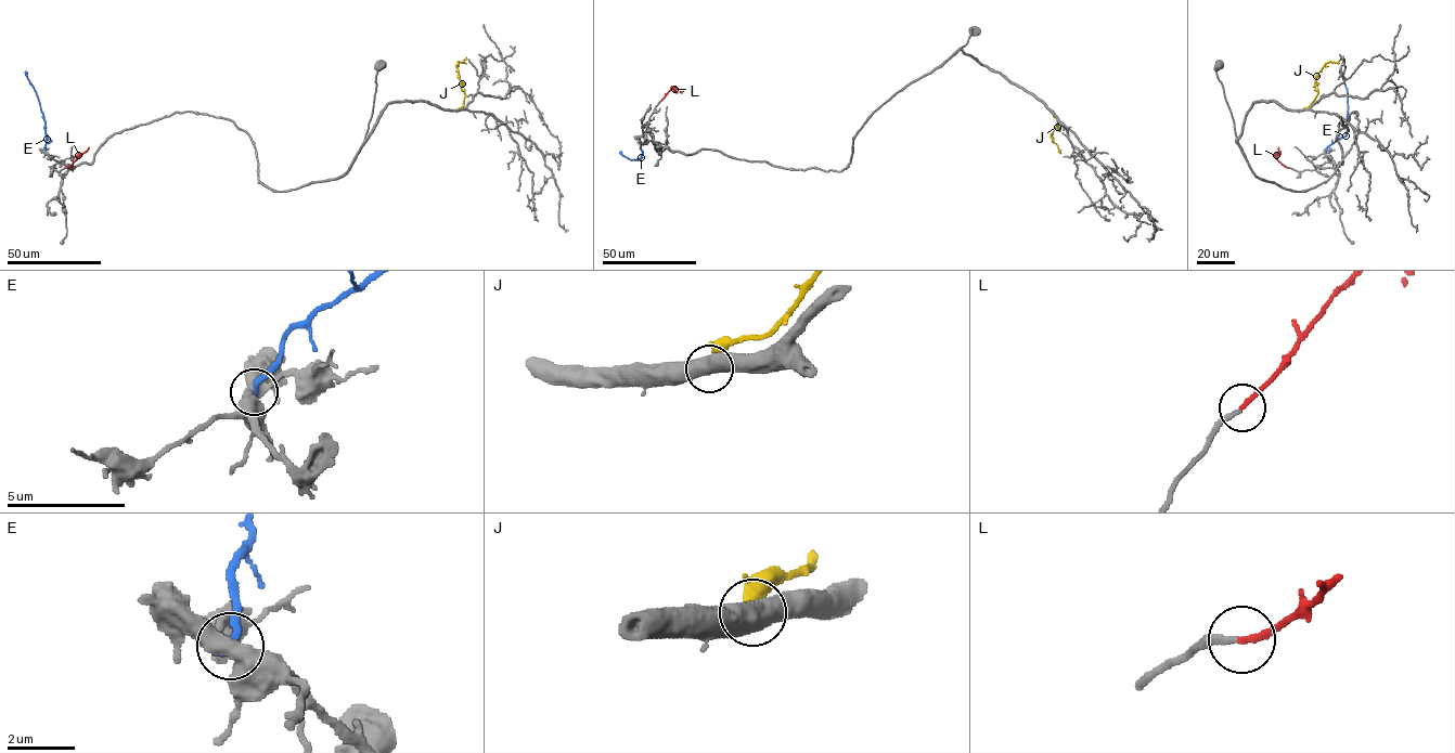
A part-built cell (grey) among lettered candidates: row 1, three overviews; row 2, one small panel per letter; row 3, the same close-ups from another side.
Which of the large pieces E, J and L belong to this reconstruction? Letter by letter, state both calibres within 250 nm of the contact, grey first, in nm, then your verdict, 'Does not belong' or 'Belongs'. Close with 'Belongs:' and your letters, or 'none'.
E: Thickness 440 nm (grey) against 280 nm. Does not belong
J: Thickness 500 nm (grey) against 320 nm. Does not belong
L: Thickness 200 nm (grey) against 190 nm. Belongs
Belongs: L

